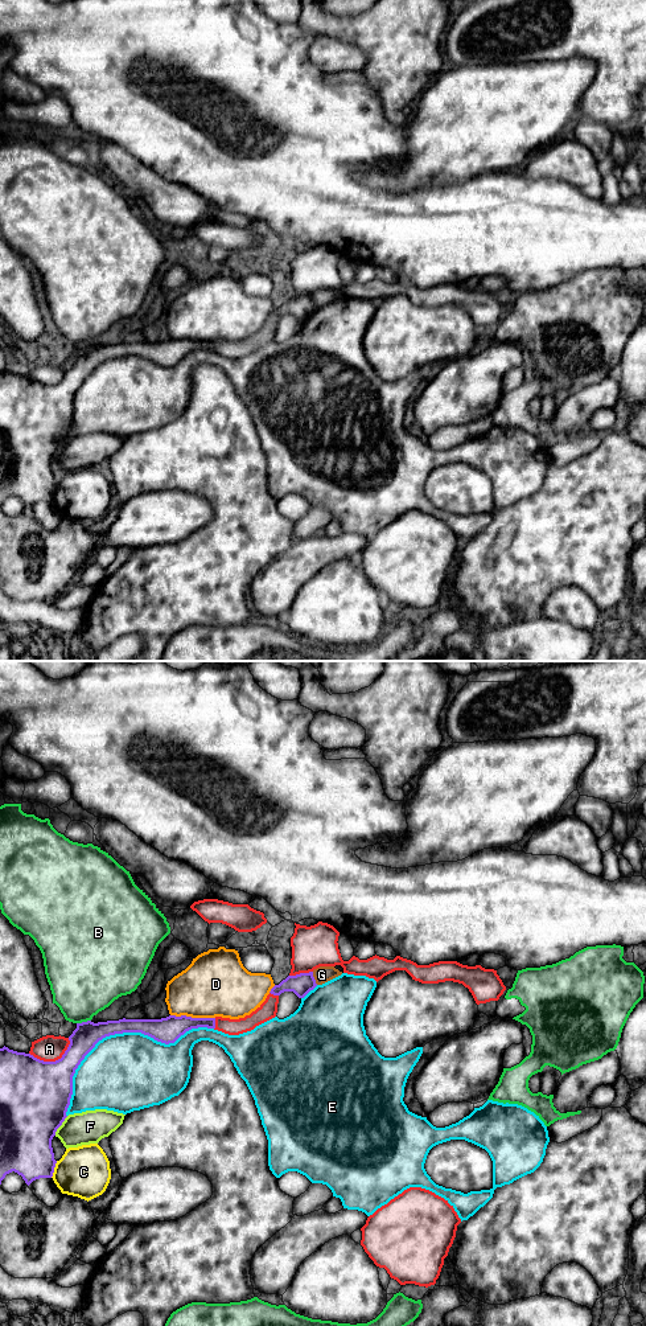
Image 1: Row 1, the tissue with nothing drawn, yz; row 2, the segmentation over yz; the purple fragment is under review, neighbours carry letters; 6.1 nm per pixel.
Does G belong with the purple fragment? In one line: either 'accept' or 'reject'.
reject

